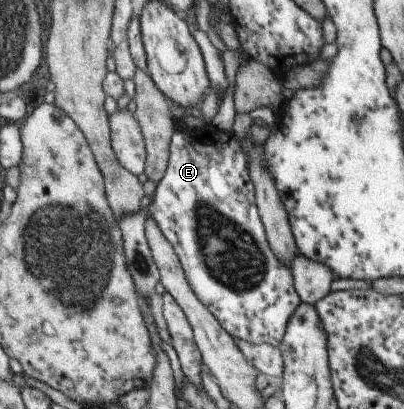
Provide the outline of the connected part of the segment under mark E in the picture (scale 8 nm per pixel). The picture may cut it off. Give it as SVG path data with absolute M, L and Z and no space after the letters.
M205 123L198 129L187 128L186 125L176 125L169 143L169 155L164 175L157 181L156 188L152 195L152 201L150 201L147 207L152 221L156 223L156 227L158 227L160 233L164 235L164 239L172 245L172 249L174 253L176 253L178 261L180 261L190 291L192 291L196 299L208 309L212 317L218 321L218 325L220 325L230 337L240 339L241 342L268 344L272 347L277 347L278 343L280 343L280 339L282 339L288 317L292 315L292 311L296 309L296 305L301 301L294 289L290 266L286 267L284 263L280 263L280 261L276 259L276 255L270 251L268 241L266 241L266 235L264 235L264 227L262 227L260 217L257 213L254 190L252 182L250 181L250 176L248 175L248 167L246 167L246 157L244 157L244 153L242 153L242 149L240 149L240 145L238 145L238 141L236 141L234 134L232 132L218 130L218 128L215 128L211 123Z

